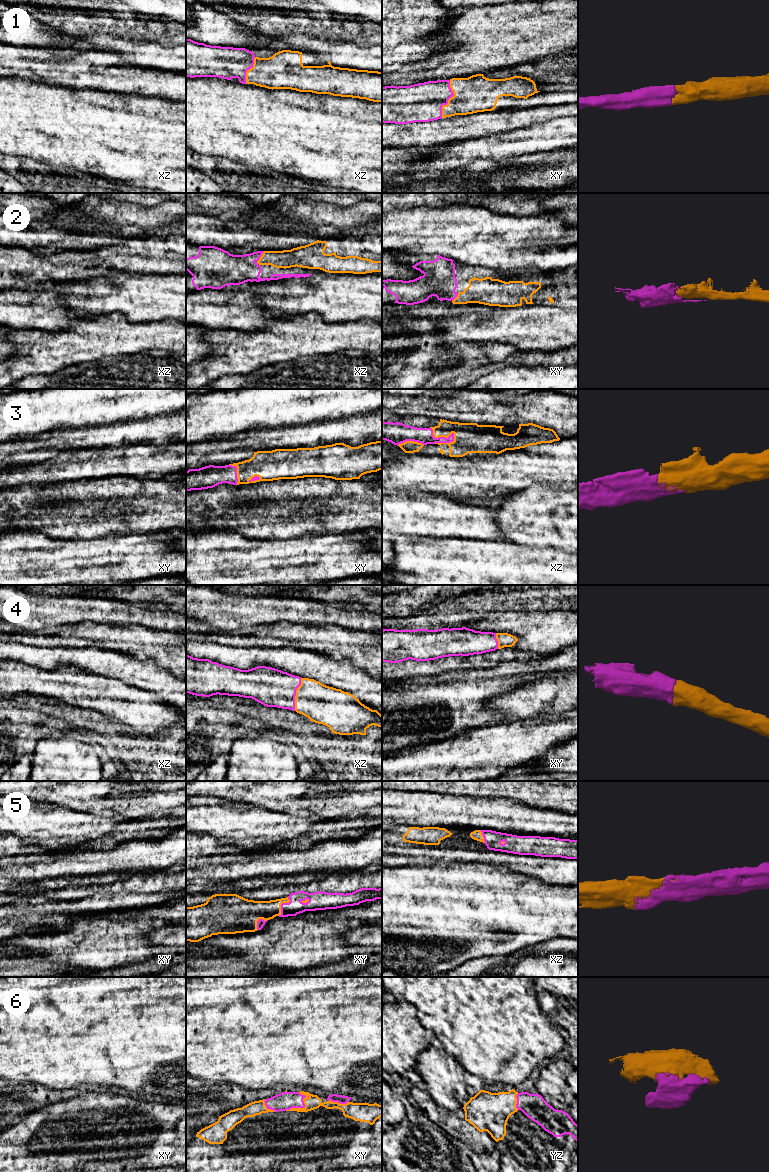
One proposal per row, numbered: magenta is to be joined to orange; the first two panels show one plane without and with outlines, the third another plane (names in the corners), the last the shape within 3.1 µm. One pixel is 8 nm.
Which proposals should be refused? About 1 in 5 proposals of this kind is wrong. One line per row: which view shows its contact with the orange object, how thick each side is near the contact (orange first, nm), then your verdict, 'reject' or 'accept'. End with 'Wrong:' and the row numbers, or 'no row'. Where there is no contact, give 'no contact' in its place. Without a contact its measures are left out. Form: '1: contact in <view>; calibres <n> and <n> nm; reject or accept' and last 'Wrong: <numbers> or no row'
1: contact in xy; calibres 300 and 320 nm; accept
2: contact in xz; calibres 140 and 240 nm; accept
3: contact in xz; calibres 240 and 130 nm; accept
4: contact in xz; calibres 300 and 300 nm; accept
5: contact in xy; calibres 180 and 120 nm; accept
6: contact in xy; calibres 110 and 150 nm; accept
Wrong: no row

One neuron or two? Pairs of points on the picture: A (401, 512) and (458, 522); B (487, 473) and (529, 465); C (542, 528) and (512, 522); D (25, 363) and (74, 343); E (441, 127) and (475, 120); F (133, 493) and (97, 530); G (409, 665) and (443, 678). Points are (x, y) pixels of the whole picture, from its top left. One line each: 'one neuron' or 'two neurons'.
A: one neuron
B: one neuron
C: one neuron
D: one neuron
E: one neuron
F: one neuron
G: two neurons

